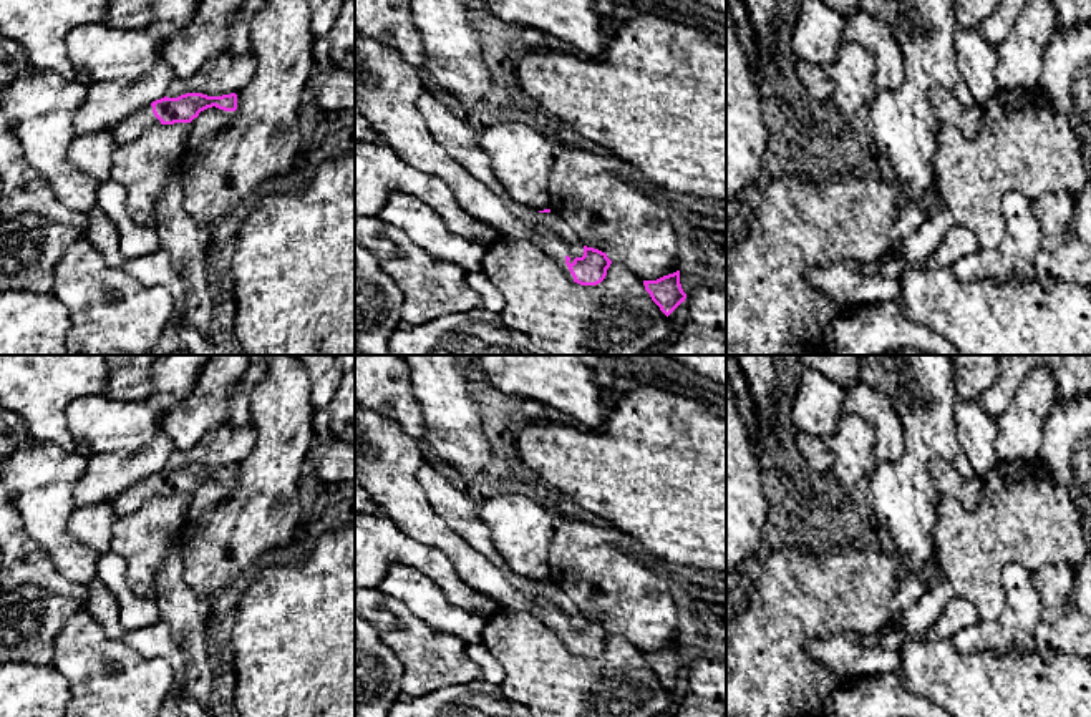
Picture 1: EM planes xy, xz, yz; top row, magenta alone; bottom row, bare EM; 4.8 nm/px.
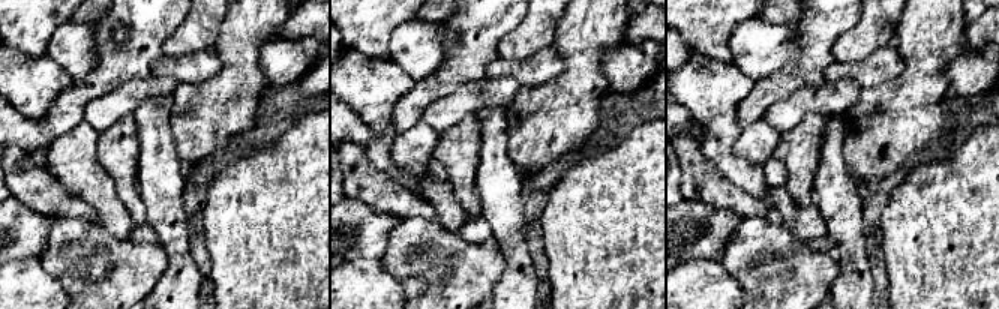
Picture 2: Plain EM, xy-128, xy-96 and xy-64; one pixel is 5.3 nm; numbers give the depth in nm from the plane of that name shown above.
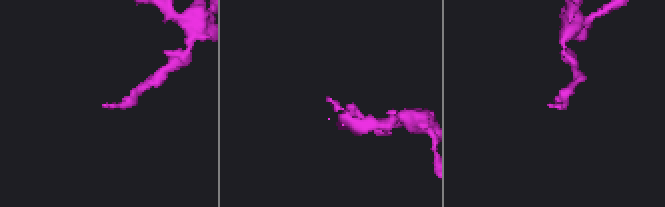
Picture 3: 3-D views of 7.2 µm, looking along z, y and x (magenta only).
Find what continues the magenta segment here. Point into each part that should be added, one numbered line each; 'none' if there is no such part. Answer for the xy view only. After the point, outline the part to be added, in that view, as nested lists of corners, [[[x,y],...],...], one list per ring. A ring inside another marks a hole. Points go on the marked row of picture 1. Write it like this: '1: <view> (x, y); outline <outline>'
1: xy (130, 128); outline [[[143,106],[133,111],[128,118],[114,124],[108,133],[121,146],[136,139],[143,131],[153,126],[161,126],[161,121],[154,116],[153,106]]]

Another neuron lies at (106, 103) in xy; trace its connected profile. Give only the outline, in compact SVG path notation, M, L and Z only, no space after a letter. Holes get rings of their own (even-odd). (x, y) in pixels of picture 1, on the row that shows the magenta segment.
M159 51L153 70L134 83L98 81L88 88L85 103L75 113L76 134L109 131L133 111L166 96L174 73Z

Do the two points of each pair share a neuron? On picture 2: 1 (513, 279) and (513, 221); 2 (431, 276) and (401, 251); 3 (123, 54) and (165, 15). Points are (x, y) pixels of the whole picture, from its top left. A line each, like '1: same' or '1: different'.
1: same
2: same
3: same

